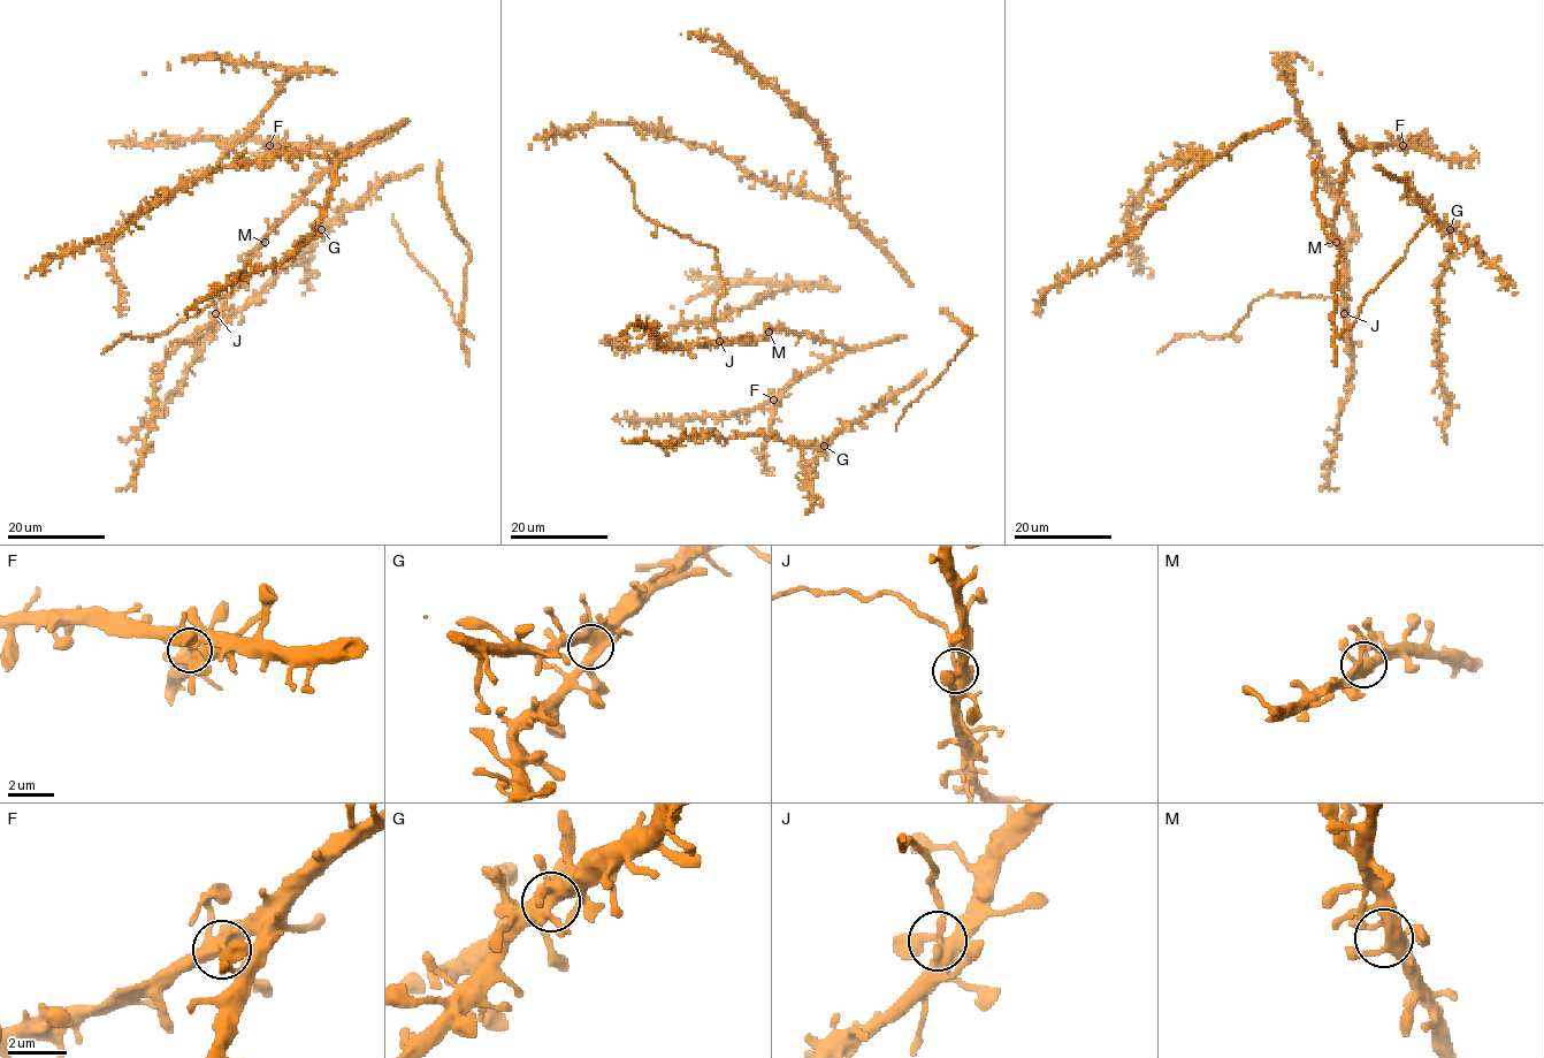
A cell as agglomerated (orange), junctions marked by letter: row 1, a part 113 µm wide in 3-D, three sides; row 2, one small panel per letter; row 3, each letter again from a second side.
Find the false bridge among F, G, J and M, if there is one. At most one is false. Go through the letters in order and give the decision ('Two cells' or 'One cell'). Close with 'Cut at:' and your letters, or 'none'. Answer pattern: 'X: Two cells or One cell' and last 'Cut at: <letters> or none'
F: One cell
G: One cell
J: Two cells
M: One cell
Cut at: J

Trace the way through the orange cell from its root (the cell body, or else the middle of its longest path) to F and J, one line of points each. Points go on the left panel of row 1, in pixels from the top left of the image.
F: (262, 240), (342, 151), (269, 145)
J: (262, 240), (247, 263), (245, 275), (215, 313)

